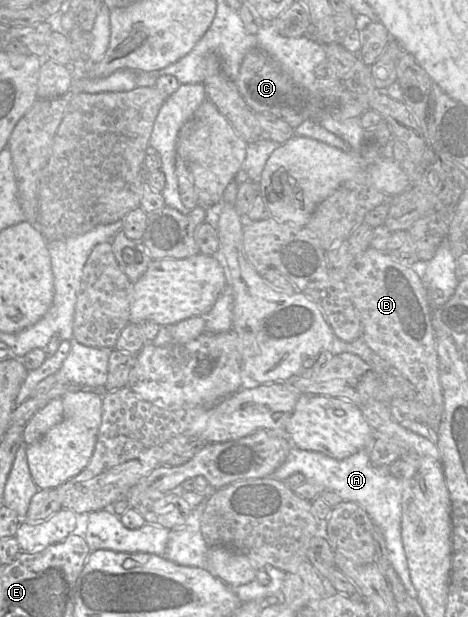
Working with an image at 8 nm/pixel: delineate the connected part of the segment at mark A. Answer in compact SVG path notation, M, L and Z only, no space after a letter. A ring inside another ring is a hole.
M292 445L284 463L270 476L280 481L286 481L291 475L301 473L305 481L315 483L336 492L343 501L351 501L365 509L373 523L381 530L389 560L397 573L407 593L416 597L416 590L411 581L407 557L405 554L402 532L402 482L392 476L388 467L373 467L370 463L369 449L359 452L342 460L333 459L323 453L299 449Z

